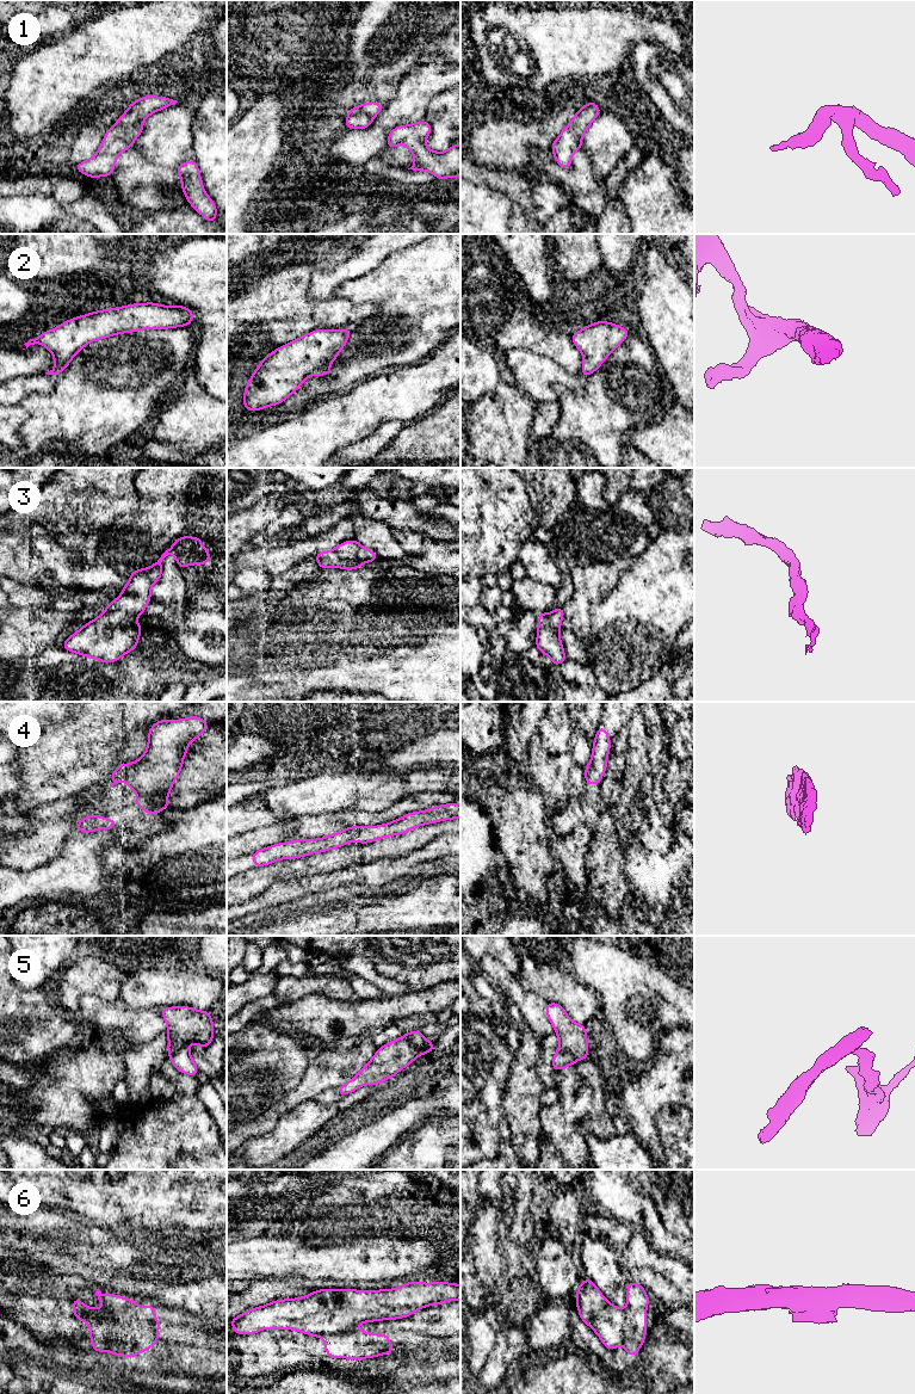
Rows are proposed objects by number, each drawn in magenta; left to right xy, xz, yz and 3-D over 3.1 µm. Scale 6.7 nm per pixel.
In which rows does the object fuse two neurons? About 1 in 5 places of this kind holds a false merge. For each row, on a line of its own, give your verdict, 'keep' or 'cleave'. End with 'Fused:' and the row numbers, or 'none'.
1: keep
2: keep
3: keep
4: keep
5: cleave
6: cleave
Fused: 5, 6

